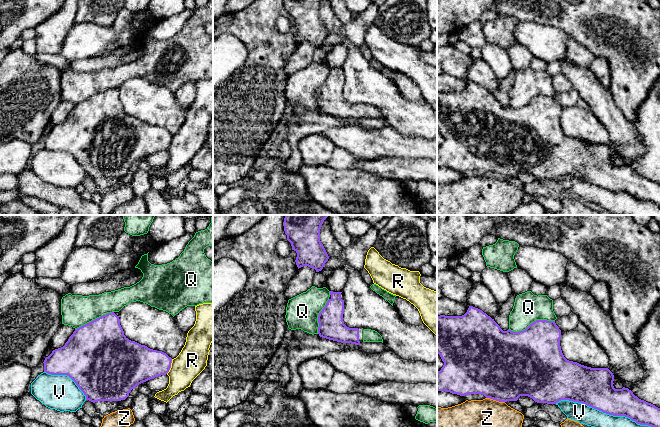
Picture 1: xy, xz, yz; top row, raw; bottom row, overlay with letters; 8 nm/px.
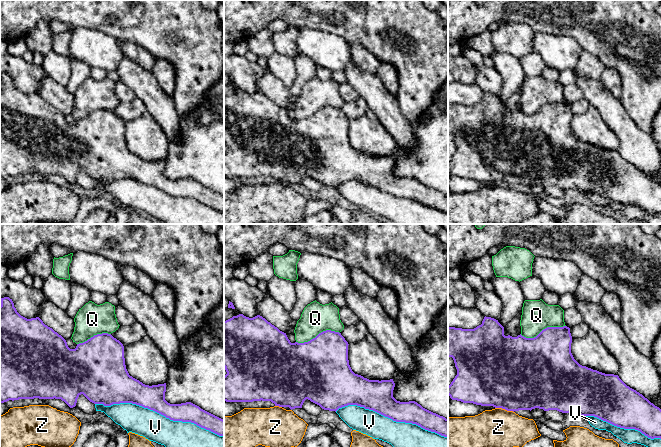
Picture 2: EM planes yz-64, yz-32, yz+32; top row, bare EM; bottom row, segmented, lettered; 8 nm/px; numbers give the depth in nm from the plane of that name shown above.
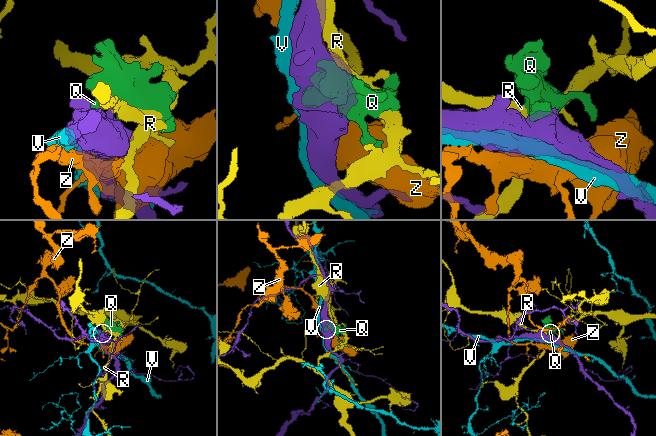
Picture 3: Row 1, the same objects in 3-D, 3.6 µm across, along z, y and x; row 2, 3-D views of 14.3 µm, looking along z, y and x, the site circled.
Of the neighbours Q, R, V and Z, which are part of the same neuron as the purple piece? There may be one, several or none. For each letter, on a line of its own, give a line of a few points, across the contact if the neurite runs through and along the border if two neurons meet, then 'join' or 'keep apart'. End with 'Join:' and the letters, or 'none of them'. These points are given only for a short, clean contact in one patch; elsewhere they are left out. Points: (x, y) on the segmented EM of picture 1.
Q: join
R: keep apart
V: keep apart
Z: keep apart
Join: Q

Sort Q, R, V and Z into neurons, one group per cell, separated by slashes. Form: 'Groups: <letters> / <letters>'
Groups: Q / R / V / Z

